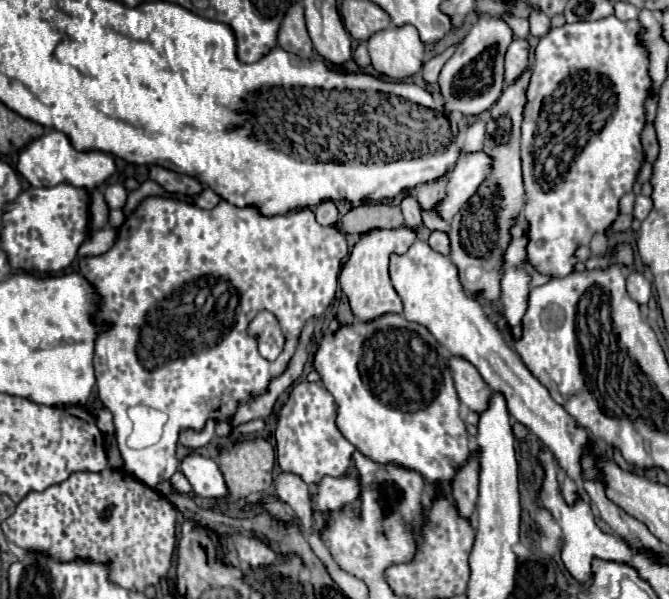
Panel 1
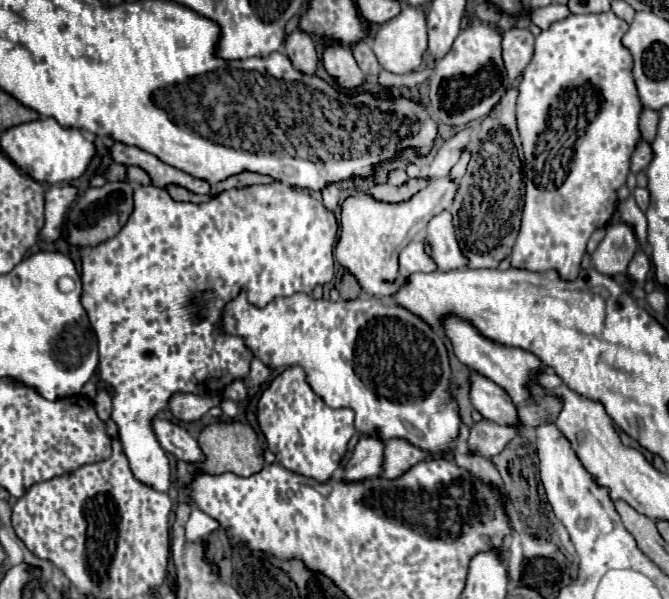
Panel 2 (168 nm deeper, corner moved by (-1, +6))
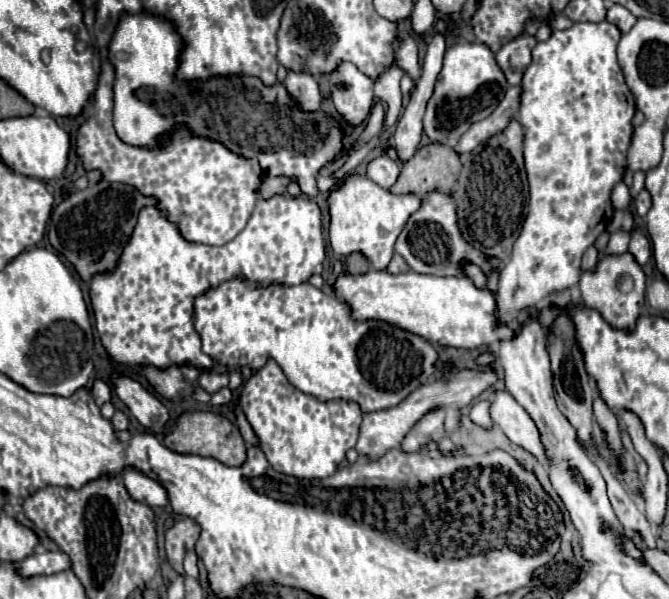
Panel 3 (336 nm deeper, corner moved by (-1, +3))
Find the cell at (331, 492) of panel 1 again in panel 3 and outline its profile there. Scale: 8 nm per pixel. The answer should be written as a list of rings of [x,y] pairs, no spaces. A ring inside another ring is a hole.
[[[461,369],[455,371],[431,385],[425,385],[417,391],[413,391],[409,395],[409,399],[405,399],[403,403],[399,403],[397,407],[391,407],[387,411],[373,411],[373,413],[365,413],[363,415],[363,423],[359,427],[359,441],[355,445],[359,455],[365,455],[371,461],[377,461],[381,455],[385,455],[385,451],[395,449],[401,445],[403,437],[411,431],[411,427],[429,411],[433,409],[463,409],[467,407],[477,395],[481,395],[489,385],[495,383],[495,371],[491,369]]]

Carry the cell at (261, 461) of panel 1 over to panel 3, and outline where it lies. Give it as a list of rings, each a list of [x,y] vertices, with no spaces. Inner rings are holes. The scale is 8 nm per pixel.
[[[187,413],[179,417],[177,427],[165,435],[165,445],[175,453],[213,457],[229,467],[241,467],[247,459],[247,445],[239,433],[239,427],[217,413]]]

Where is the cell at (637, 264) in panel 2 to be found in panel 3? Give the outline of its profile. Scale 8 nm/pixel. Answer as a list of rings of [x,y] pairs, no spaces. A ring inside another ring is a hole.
[[[635,231],[631,235],[631,243],[629,243],[629,253],[635,257],[635,261],[643,267],[649,257],[651,257],[651,245],[649,245],[649,239],[641,233],[641,231]]]

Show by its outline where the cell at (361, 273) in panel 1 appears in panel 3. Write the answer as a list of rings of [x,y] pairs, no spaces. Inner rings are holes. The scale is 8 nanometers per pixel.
[[[355,175],[343,179],[343,183],[329,193],[329,243],[335,255],[347,257],[351,253],[361,253],[375,271],[385,271],[395,253],[395,241],[401,233],[401,227],[405,227],[409,215],[419,211],[421,203],[423,197],[419,195],[393,195],[377,187],[377,183],[369,181],[367,177]]]

